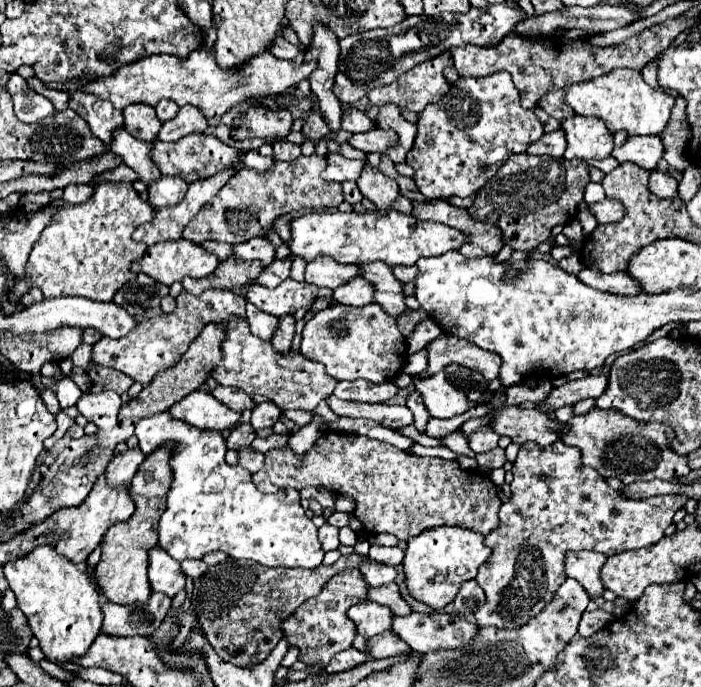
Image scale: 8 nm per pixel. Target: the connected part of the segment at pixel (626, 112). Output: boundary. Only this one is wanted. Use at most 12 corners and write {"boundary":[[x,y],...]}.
{"boundary":[[616,68],[572,84],[566,104],[614,134],[660,134],[674,96]]}

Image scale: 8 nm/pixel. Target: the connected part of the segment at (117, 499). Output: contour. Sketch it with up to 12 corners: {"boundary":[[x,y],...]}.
{"boundary":[[100,474],[86,502],[62,508],[12,544],[52,546],[86,562],[106,530],[130,518],[128,486]]}

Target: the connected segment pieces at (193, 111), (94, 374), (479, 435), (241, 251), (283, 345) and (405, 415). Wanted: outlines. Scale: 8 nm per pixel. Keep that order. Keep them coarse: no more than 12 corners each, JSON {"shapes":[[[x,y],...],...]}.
{"shapes":[[[182,106],[156,136],[176,142],[208,128],[202,110]],[[90,364],[86,374],[92,380],[90,392],[114,390],[122,394],[134,384],[112,368]],[[482,426],[468,438],[472,452],[488,452],[500,436]],[[266,238],[234,246],[234,258],[272,264],[276,248]],[[282,316],[272,344],[286,354],[294,336],[294,316]],[[326,398],[338,416],[368,418],[398,430],[414,424],[406,406]]]}

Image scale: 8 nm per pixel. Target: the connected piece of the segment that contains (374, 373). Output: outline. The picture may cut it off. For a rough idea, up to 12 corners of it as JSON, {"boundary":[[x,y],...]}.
{"boundary":[[378,304],[312,316],[300,352],[340,380],[392,382],[406,338]]}

